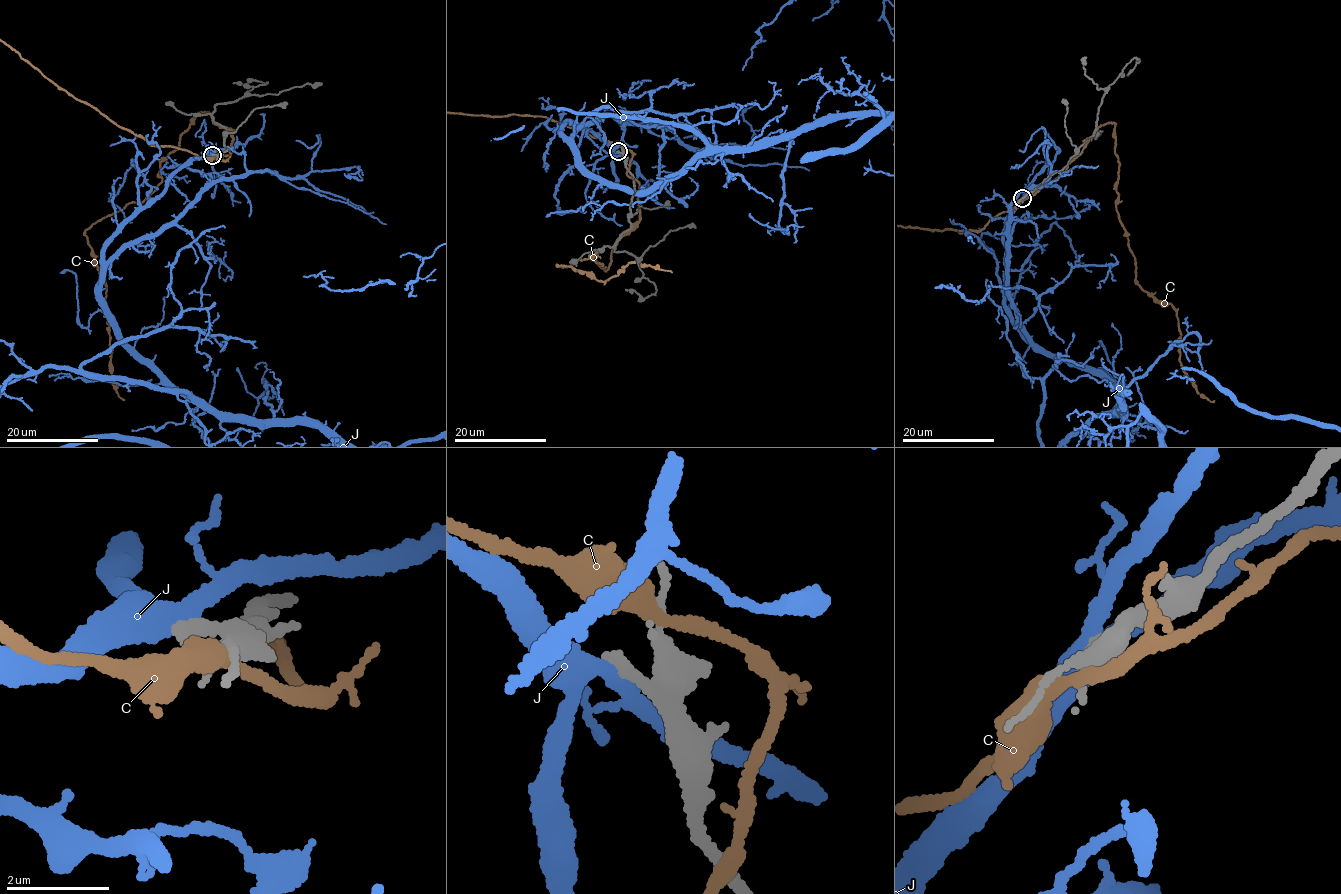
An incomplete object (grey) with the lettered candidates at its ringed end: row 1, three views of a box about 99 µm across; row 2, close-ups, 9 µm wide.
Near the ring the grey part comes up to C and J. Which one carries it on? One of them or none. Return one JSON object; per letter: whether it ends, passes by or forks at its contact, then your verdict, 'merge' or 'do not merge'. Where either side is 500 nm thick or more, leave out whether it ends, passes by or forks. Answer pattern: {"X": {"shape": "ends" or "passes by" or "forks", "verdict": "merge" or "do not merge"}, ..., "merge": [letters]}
{"C": {"shape": "passes by", "verdict": "do not merge"}, "J": {"shape": "forks", "verdict": "do not merge"}, "merge": []}

